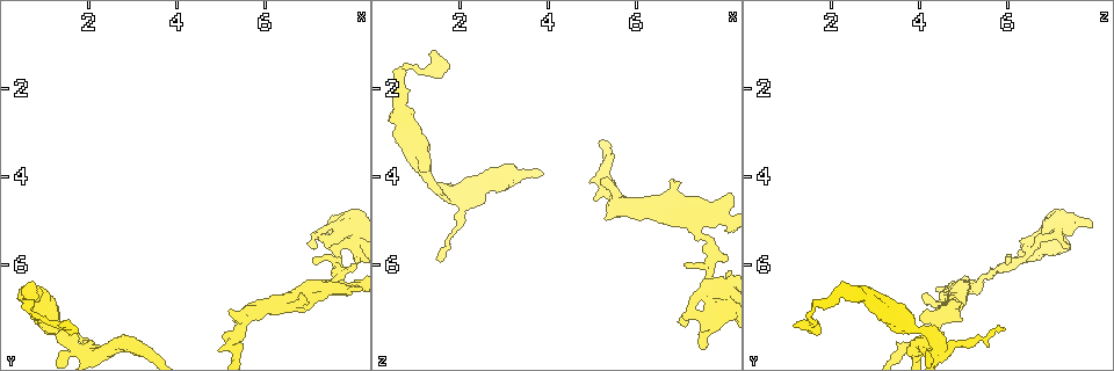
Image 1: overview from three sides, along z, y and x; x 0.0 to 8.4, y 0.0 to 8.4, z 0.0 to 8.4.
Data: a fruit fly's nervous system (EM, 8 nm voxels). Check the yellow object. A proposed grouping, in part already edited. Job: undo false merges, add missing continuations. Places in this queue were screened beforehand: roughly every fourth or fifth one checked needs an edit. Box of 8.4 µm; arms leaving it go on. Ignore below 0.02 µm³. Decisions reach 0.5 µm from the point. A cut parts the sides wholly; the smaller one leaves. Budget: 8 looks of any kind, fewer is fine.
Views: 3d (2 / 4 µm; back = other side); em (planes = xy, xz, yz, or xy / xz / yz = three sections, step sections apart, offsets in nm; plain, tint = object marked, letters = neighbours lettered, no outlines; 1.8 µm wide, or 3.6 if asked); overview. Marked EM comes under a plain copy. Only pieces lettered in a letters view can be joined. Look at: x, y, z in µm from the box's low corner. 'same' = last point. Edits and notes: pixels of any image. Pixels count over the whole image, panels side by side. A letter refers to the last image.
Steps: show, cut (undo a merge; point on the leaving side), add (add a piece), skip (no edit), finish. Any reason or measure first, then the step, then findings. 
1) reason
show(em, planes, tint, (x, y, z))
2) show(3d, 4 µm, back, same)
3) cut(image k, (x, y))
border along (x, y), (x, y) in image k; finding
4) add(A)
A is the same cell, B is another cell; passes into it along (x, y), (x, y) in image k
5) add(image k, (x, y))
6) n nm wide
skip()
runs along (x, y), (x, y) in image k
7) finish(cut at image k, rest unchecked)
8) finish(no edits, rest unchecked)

stops while still wide
show(3d, 2 µm, back, (5.20, 7.15, 4.10))

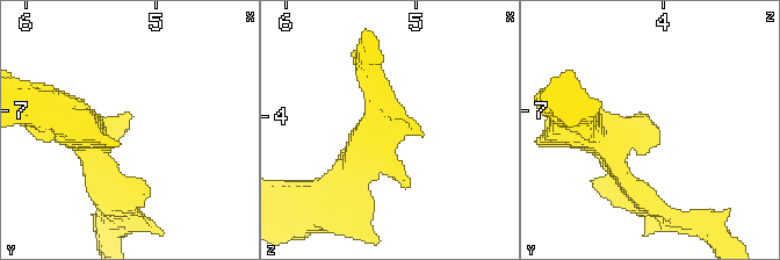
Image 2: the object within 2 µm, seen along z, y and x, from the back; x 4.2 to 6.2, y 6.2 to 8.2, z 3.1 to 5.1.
show(em, planes, letters, (5.20, 7.12, 4.06))

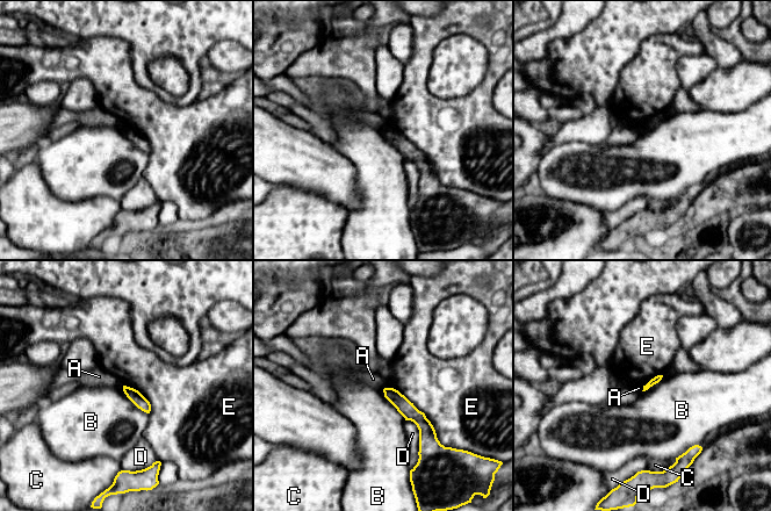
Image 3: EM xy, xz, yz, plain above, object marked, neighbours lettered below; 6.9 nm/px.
skip()
A, B, C, D and E are other cells; border along (382, 389), (383, 396), (405, 419) in image 3; no lettered piece goes on from it

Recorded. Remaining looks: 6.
show(3d, 2 µm, (1.00, 7.25, 1.50))

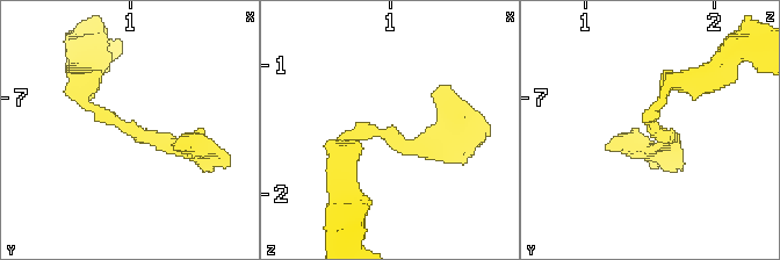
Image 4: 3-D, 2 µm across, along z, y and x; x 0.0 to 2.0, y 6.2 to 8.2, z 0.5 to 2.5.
show(em, yz, step 16, tint, (1.00, 7.22, 1.52))

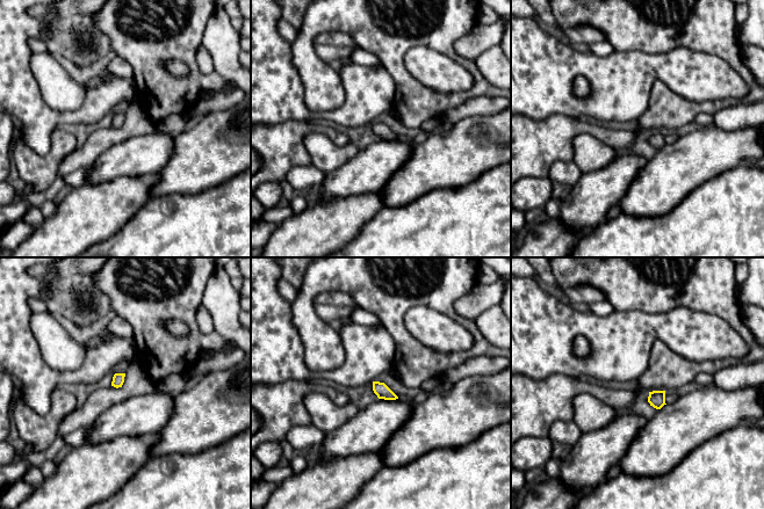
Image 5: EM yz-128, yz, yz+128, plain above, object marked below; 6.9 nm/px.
show(em, planes, letters, same)

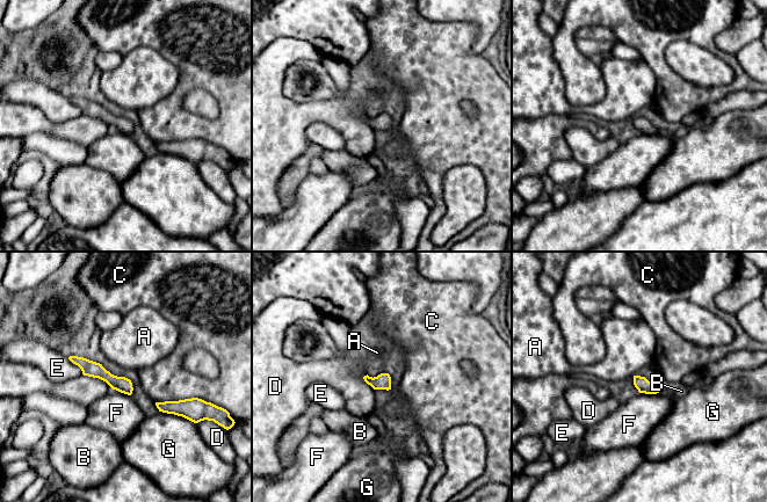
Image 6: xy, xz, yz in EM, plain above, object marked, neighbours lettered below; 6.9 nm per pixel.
skip()
A, B, C, D, E, F and G are other cells; runs along (73, 358), (122, 384), (129, 391) in image 6; all the same neuron

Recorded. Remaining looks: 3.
closes a loop
show(em, planes, tint, (7.35, 5.15, 7.10))

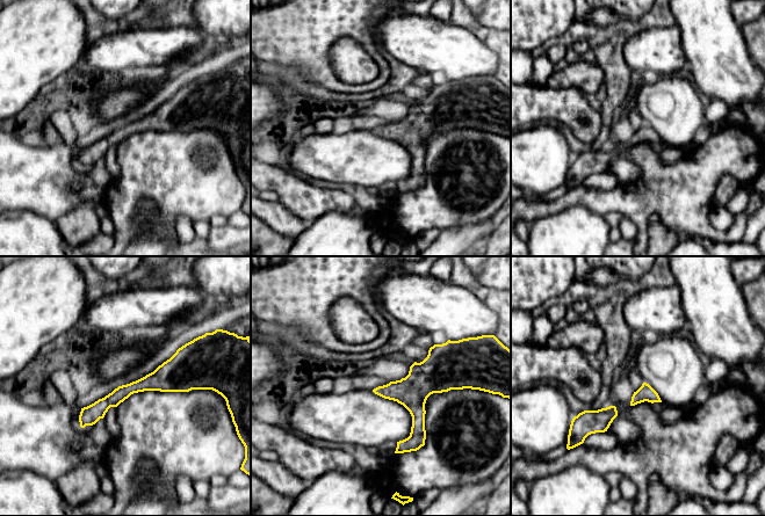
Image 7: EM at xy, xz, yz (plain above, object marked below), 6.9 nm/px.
show(em, planes, letters, same)

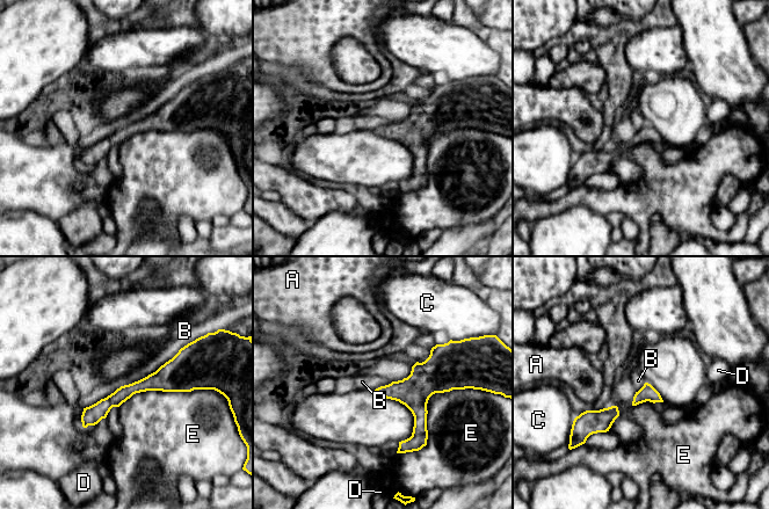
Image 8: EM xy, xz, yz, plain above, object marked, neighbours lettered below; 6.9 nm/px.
skip()
A, B, C, D and E are other cells; border along (190, 341), (154, 371), (92, 405) in image 8; one neuron here

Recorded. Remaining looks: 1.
finish(no edits, rest unchecked)

